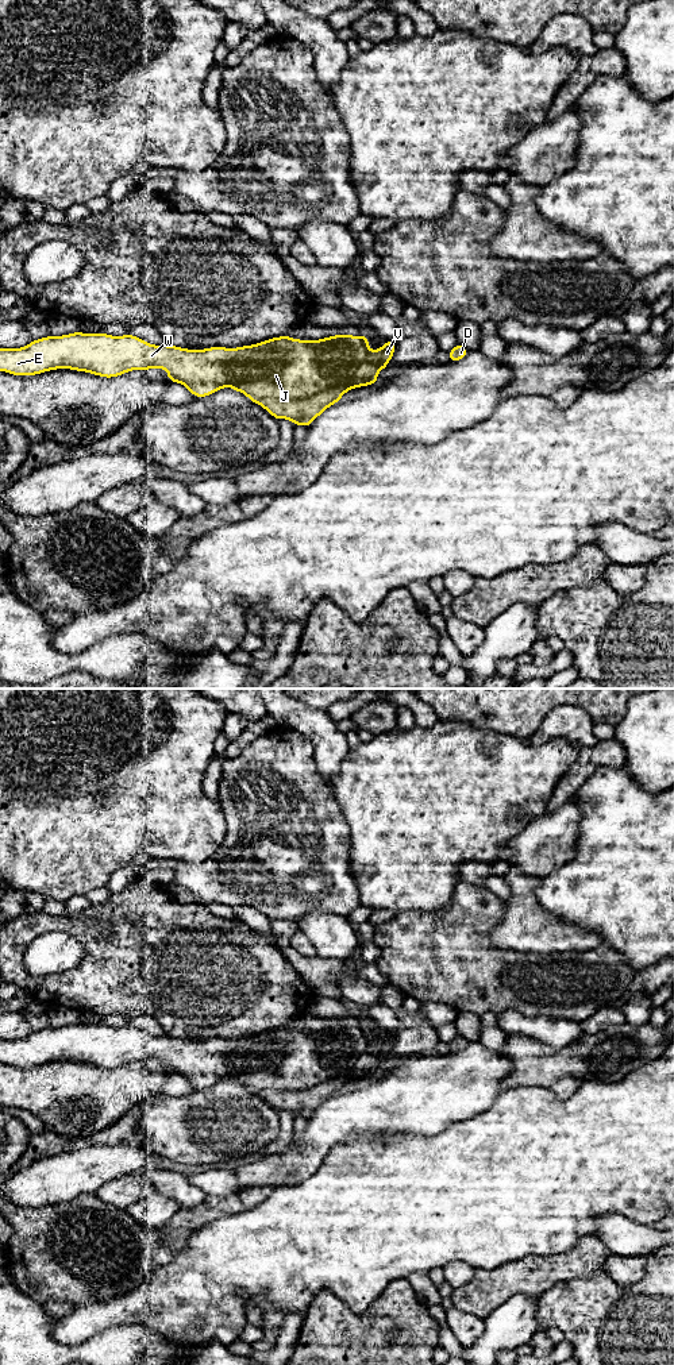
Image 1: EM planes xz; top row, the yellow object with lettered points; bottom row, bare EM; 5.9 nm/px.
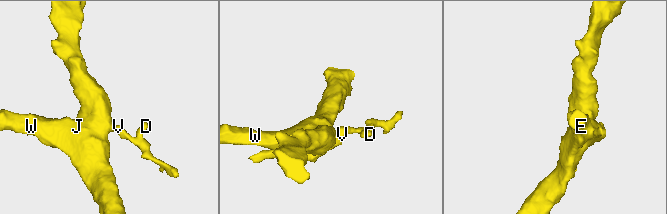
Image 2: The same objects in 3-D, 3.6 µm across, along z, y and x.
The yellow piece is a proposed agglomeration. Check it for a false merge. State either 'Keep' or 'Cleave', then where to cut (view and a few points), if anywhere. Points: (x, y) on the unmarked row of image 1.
Cleave. Split along xz (370, 1044), (345, 1075), (307, 1090), (247, 1087)

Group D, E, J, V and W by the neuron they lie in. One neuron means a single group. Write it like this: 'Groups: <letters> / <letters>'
Groups: D V / E J W

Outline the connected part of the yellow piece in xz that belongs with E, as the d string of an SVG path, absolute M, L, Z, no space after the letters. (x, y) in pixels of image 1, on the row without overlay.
M78 1022L41 1029L22 1040L0 1040L0 1063L26 1068L72 1060L112 1069L131 1061L165 1060L169 1064L167 1072L182 1075L195 1088L208 1088L230 1077L255 1090L305 1091L348 1075L369 1046L367 1026L334 1026L320 1032L300 1032L284 1026L238 1040L209 1038L196 1042L169 1036L153 1037L131 1025L112 1027Z

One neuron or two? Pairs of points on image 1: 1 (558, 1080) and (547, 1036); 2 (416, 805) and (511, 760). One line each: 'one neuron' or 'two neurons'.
1: two neurons
2: one neuron

